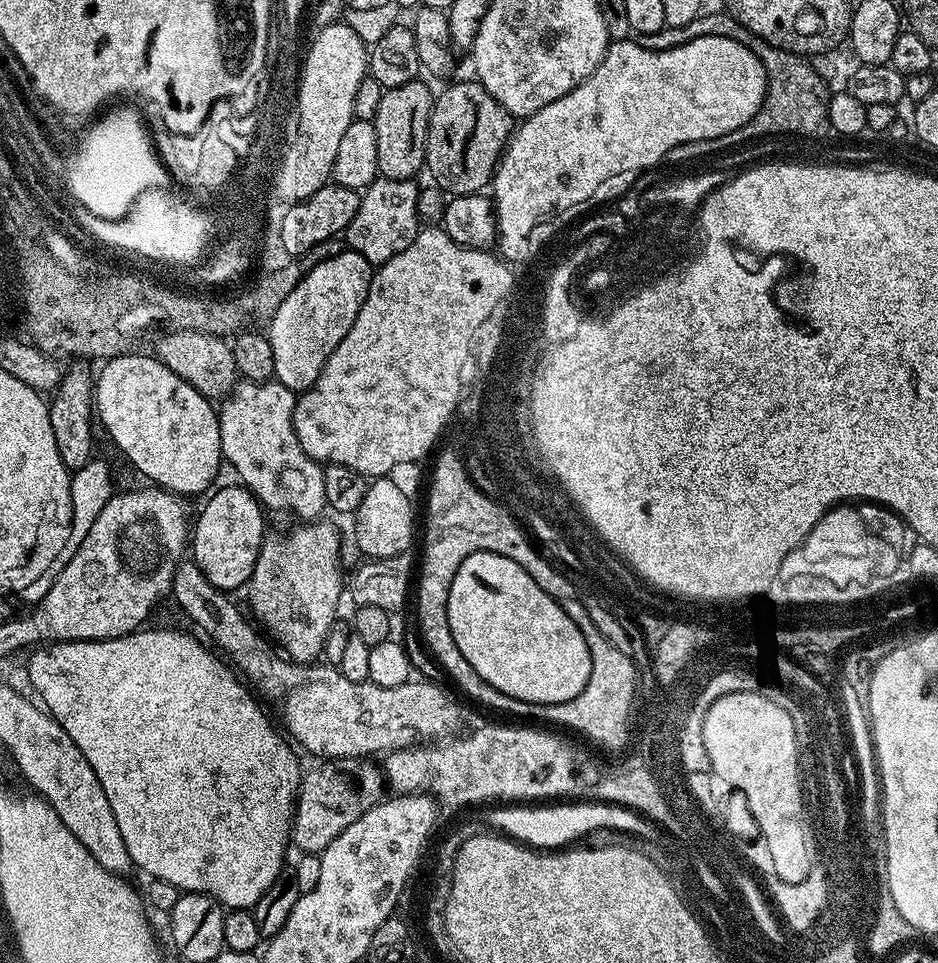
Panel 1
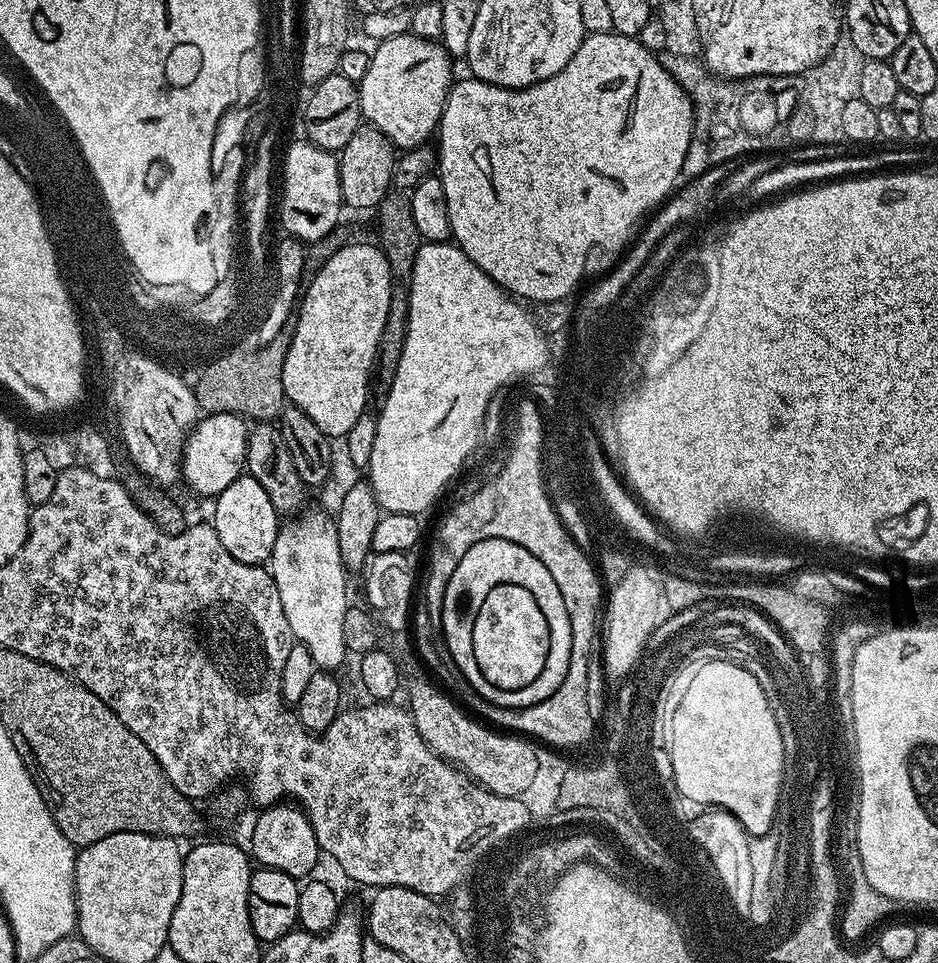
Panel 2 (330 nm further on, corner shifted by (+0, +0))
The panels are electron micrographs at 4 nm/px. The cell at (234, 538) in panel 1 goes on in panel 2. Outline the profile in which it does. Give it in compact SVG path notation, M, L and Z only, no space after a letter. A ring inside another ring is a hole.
M247 474L239 476L230 482L230 486L226 486L226 490L222 490L220 496L215 497L214 504L216 509L212 512L210 523L222 546L226 546L226 550L230 550L230 554L243 564L260 566L271 561L282 520L277 516L266 490L258 486L256 479Z

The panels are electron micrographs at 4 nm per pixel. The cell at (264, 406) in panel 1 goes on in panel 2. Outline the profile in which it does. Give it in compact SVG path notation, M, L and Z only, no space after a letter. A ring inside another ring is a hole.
M308 512L295 517L291 522L281 523L280 532L276 535L274 550L270 561L272 581L278 586L278 598L282 598L282 610L286 610L286 622L292 631L293 641L302 643L310 650L317 669L340 670L344 656L349 655L346 641L342 638L342 618L350 607L348 600L349 573L338 554L338 530L336 521L324 512Z

